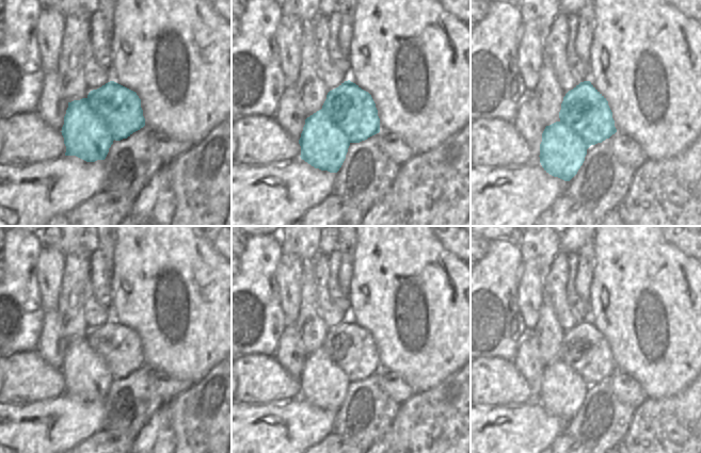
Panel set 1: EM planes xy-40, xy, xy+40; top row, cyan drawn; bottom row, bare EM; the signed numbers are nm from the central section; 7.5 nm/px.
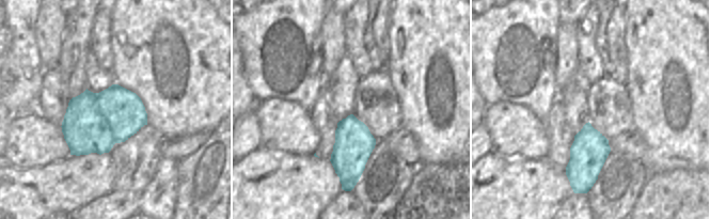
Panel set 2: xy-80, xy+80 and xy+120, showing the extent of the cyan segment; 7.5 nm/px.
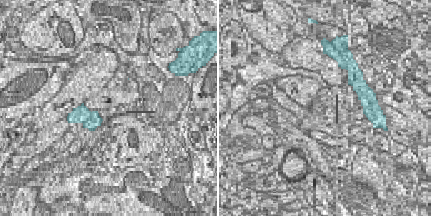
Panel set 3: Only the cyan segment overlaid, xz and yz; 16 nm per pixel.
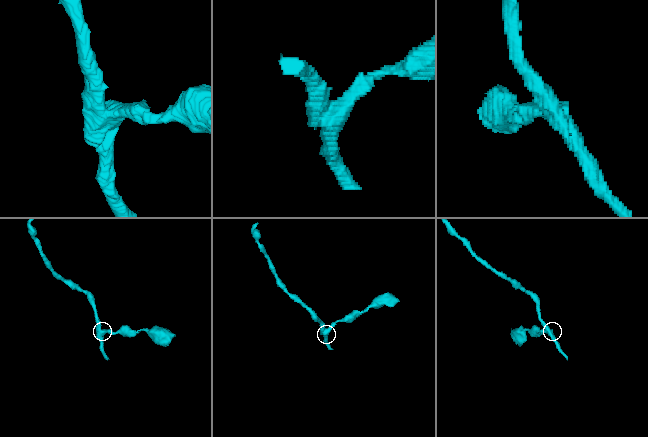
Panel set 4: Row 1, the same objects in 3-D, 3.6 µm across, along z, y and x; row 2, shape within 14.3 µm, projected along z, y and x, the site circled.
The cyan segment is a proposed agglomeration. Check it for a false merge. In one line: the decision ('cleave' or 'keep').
cleave

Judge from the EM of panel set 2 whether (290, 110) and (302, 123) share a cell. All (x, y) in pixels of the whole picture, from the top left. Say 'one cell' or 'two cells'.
one cell

